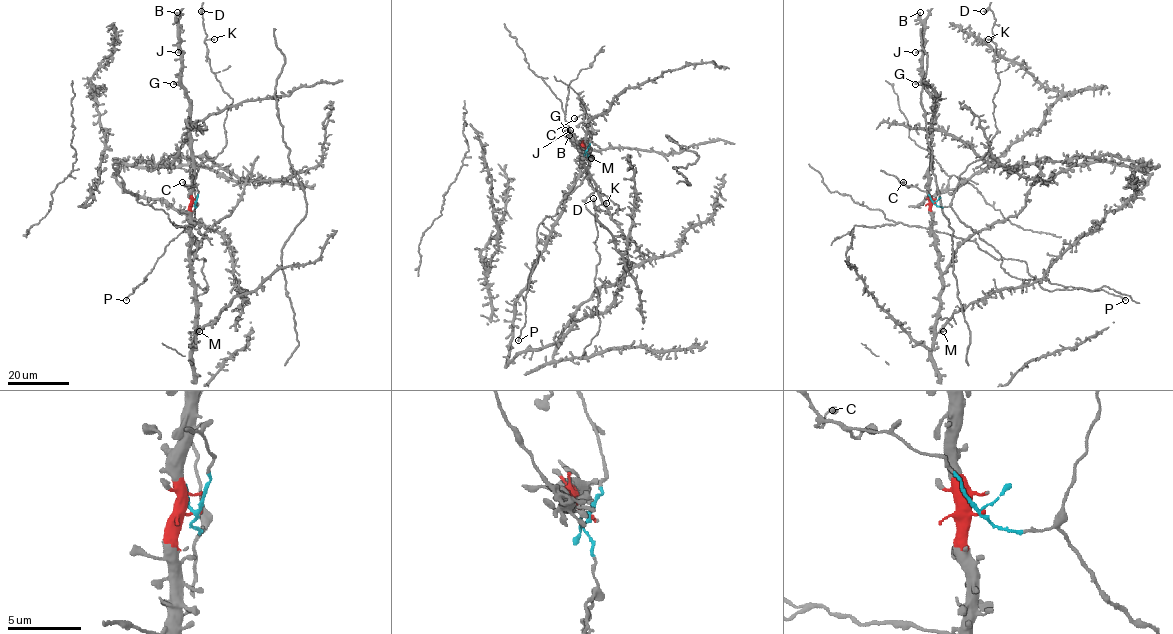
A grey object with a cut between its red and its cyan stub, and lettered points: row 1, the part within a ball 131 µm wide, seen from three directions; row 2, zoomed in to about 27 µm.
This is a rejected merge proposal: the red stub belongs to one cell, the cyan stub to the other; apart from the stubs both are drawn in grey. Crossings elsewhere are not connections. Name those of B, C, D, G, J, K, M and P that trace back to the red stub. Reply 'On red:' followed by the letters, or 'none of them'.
On red: B, G, J, M

